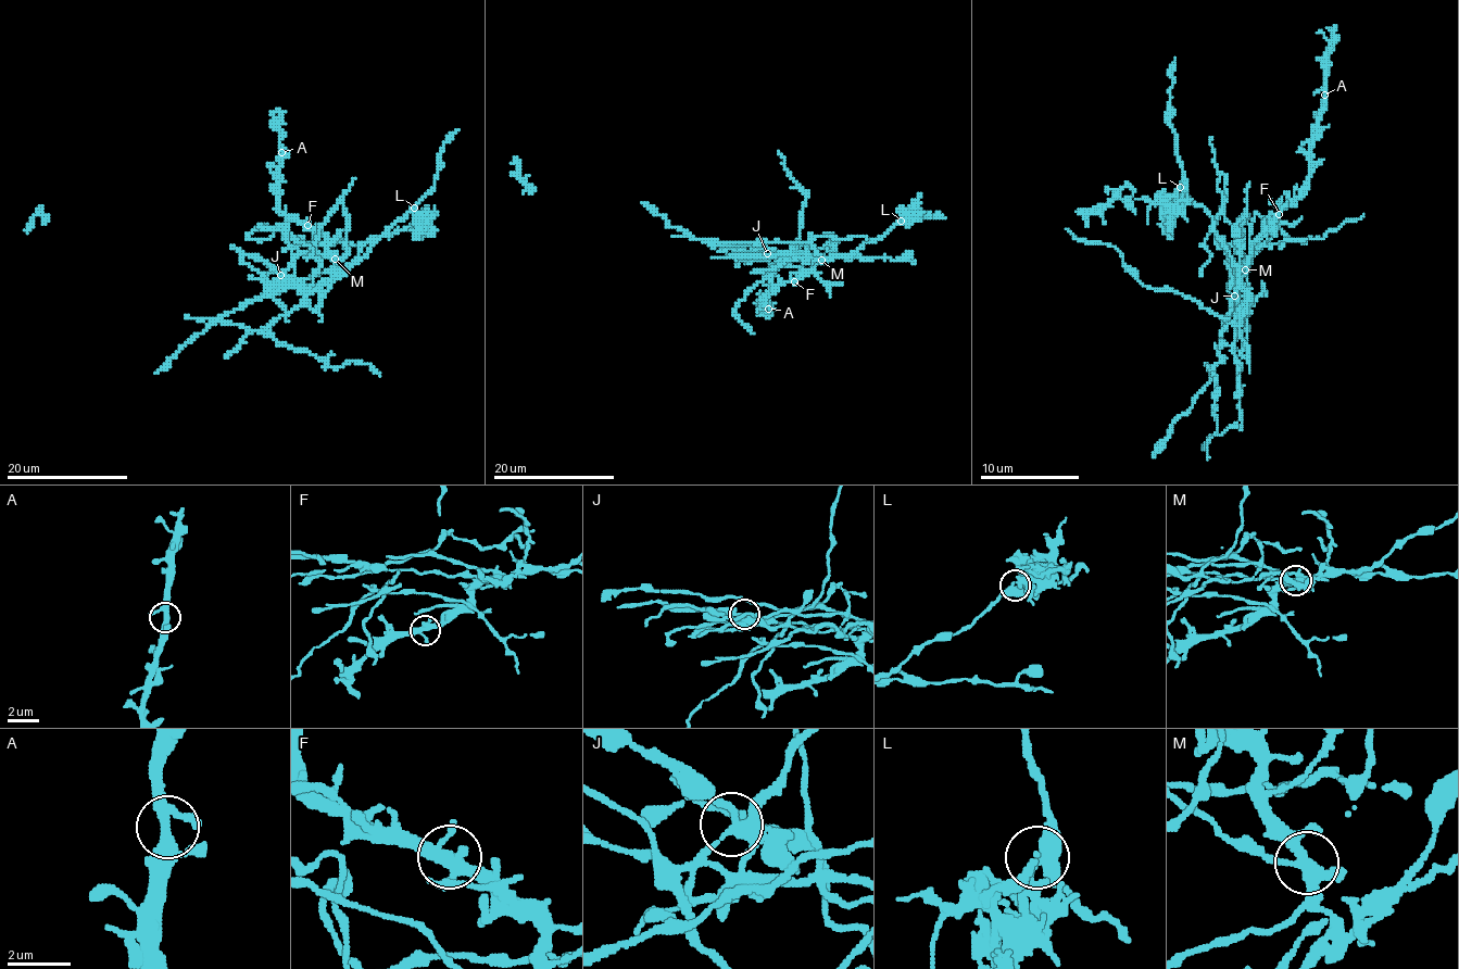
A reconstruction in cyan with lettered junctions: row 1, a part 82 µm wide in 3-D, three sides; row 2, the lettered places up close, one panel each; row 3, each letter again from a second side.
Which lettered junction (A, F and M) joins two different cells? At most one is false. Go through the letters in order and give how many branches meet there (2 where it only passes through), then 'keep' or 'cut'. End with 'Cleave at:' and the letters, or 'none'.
A: 4 branches meet; keep
F: 4 branches meet; keep
M: 4 branches meet; cut
Cleave at: M

